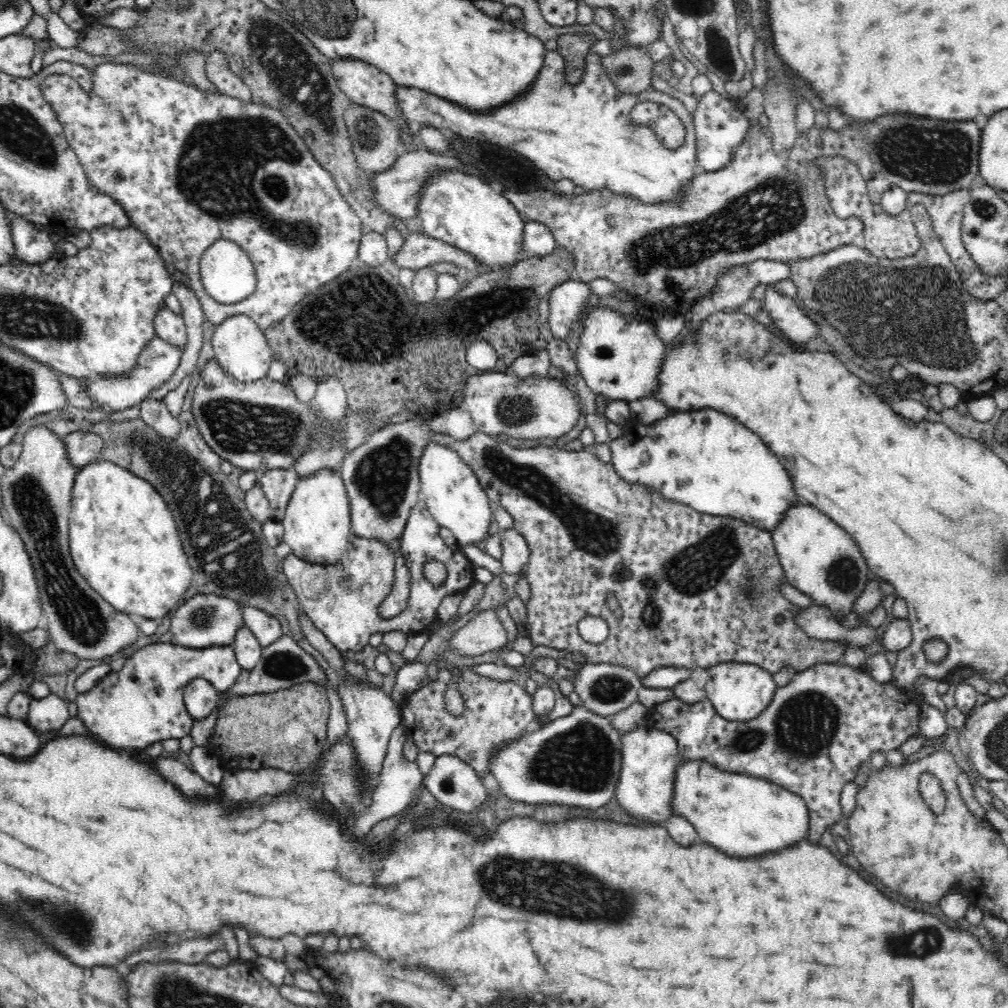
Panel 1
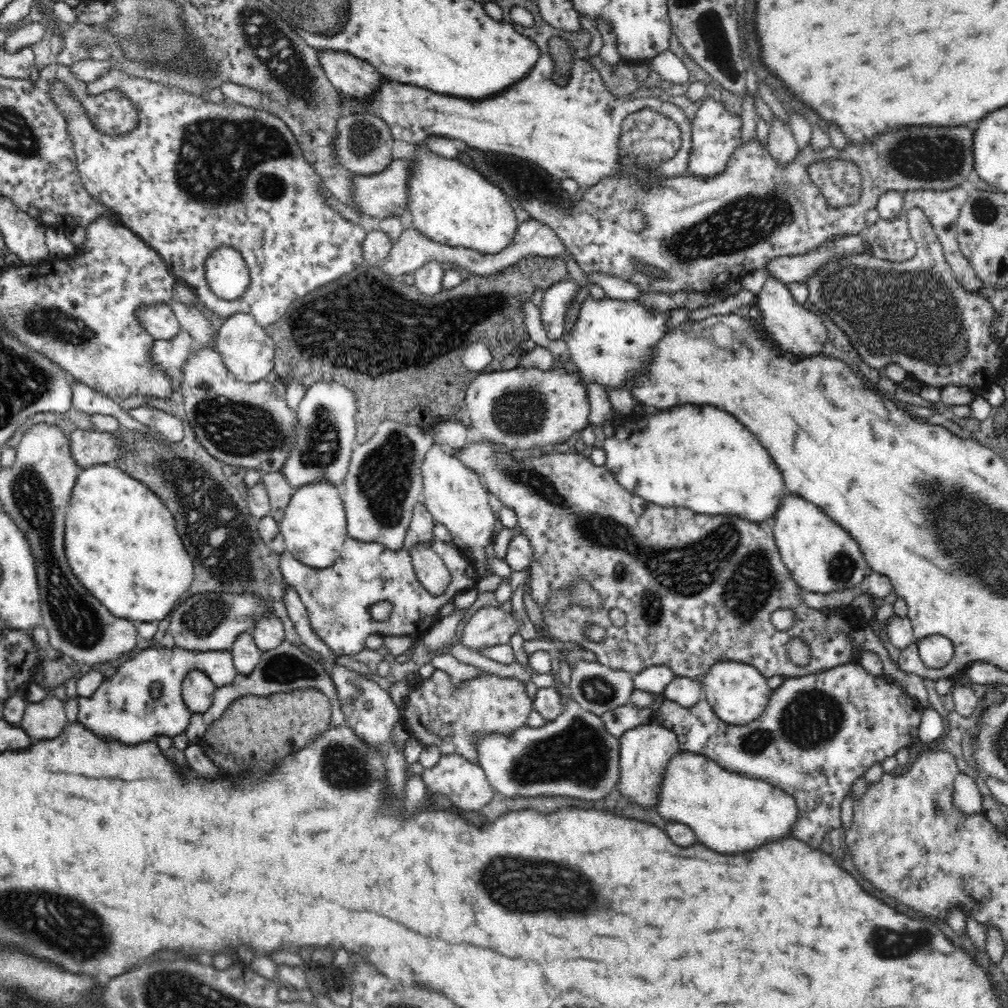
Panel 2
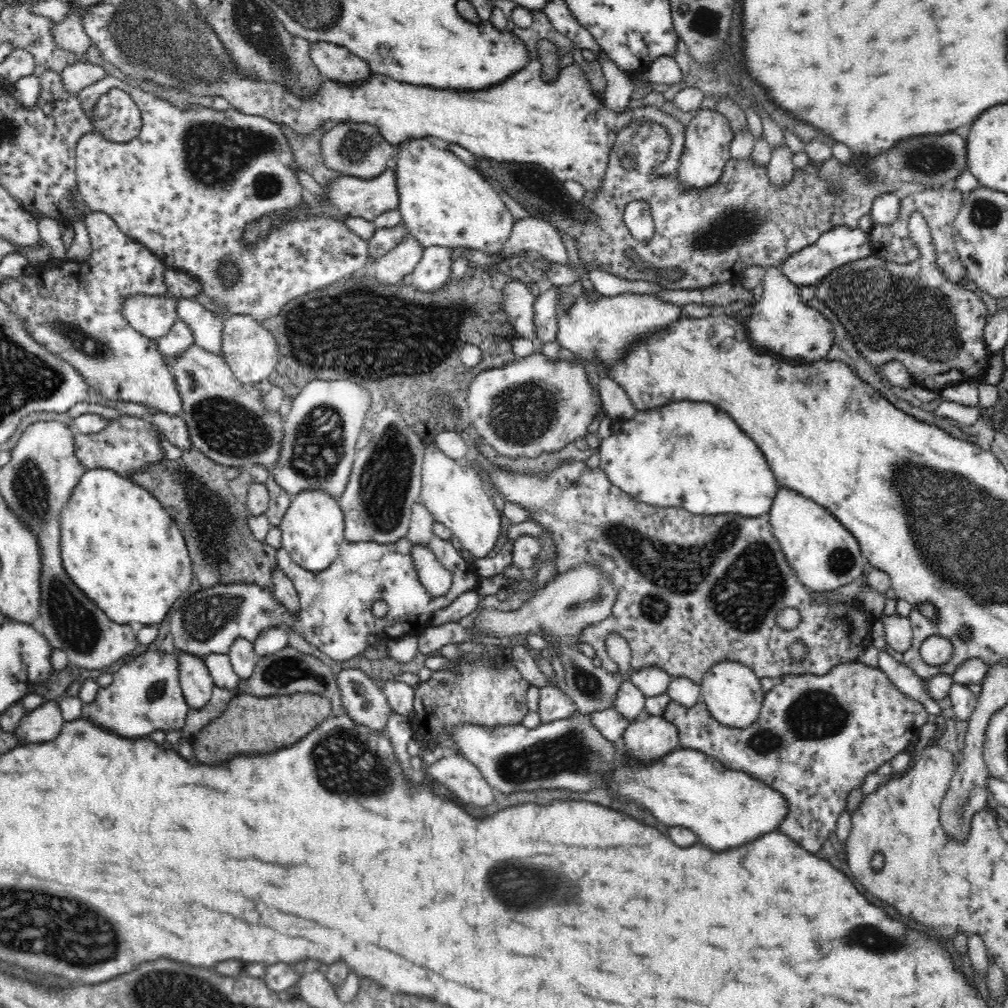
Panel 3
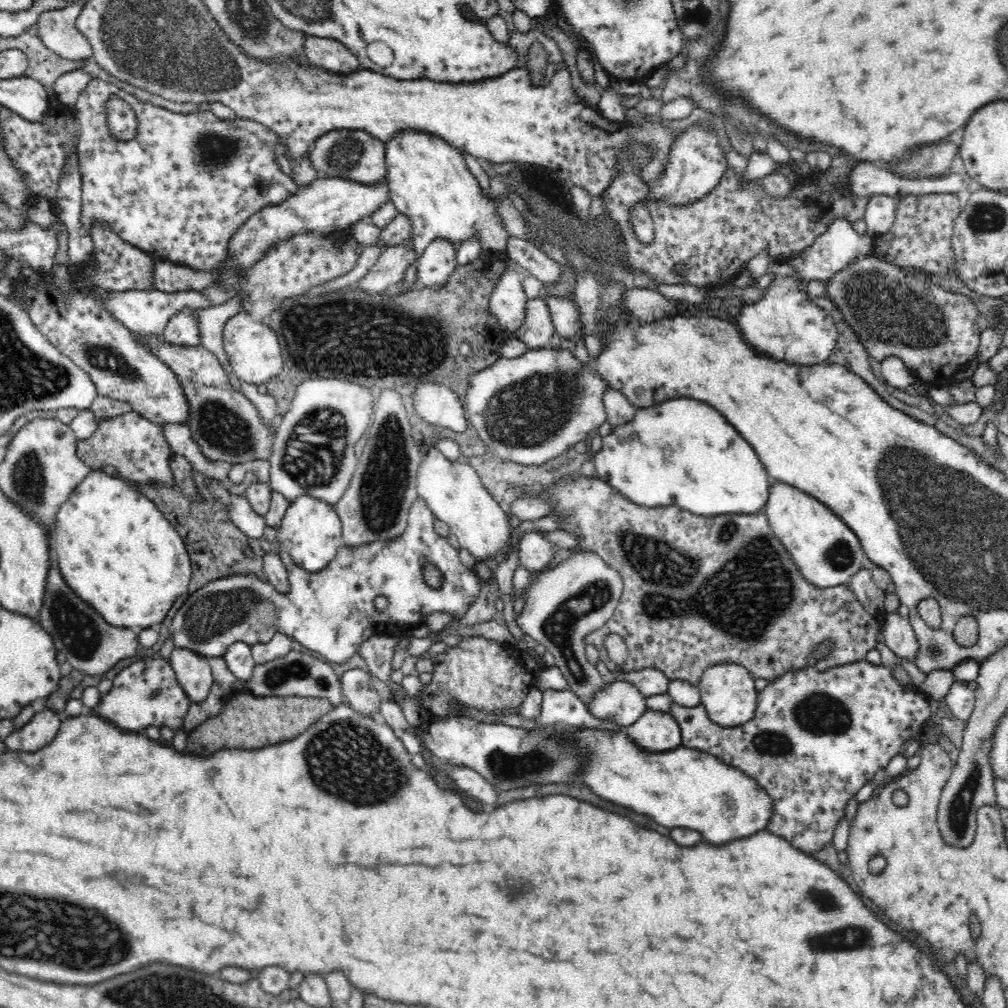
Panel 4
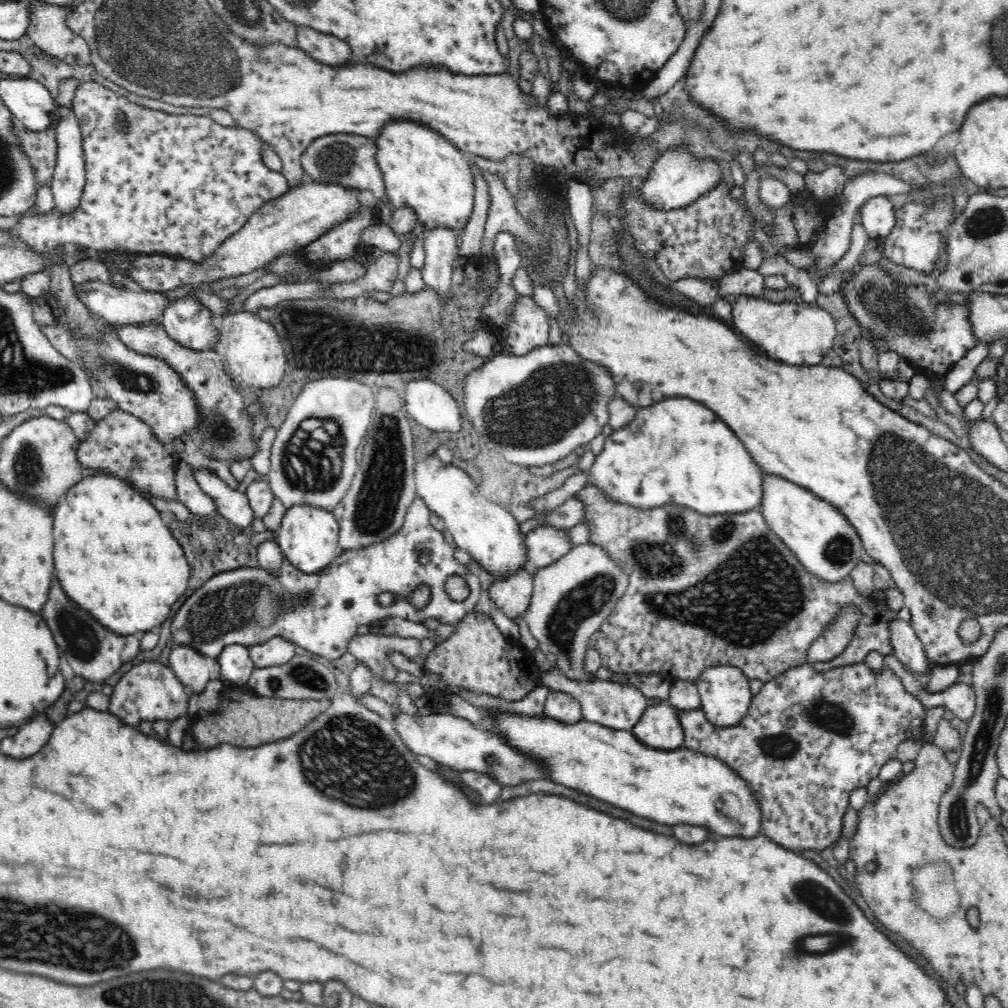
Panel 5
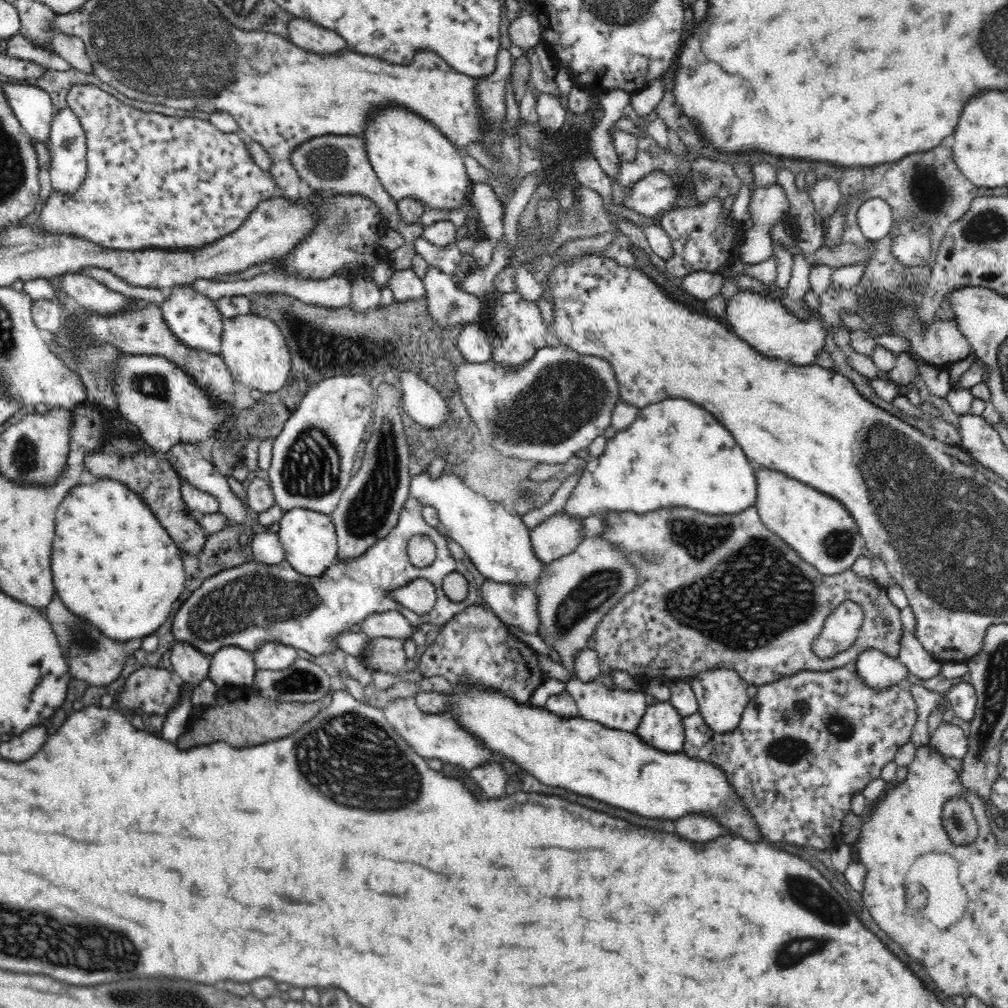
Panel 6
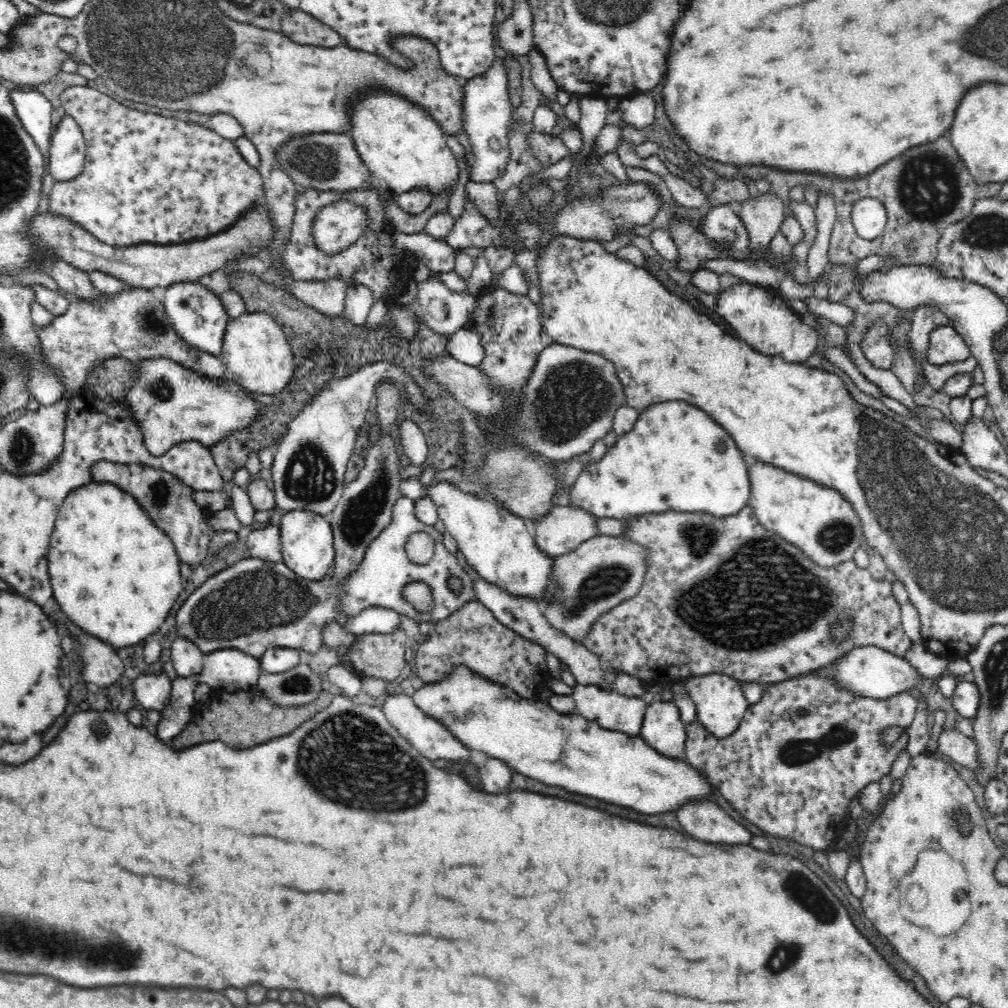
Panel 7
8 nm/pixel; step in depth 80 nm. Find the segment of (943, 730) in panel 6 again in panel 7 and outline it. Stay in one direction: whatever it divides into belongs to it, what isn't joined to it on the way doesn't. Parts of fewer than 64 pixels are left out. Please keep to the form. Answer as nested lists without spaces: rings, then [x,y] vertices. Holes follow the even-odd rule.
[[[957,730],[942,732],[938,740],[938,746],[941,752],[950,756],[955,762],[972,770],[975,774],[981,769],[981,762],[978,756],[978,745],[975,741],[966,738]]]

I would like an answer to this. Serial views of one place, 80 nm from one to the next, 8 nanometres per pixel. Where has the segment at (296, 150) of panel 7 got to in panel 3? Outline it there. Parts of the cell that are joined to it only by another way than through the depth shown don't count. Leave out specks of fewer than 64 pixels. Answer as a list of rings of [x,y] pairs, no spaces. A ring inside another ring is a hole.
[[[342,123],[324,133],[320,142],[322,163],[332,171],[342,175],[362,179],[373,179],[385,172],[386,163],[392,158],[394,146],[391,145],[376,127],[366,123]]]

